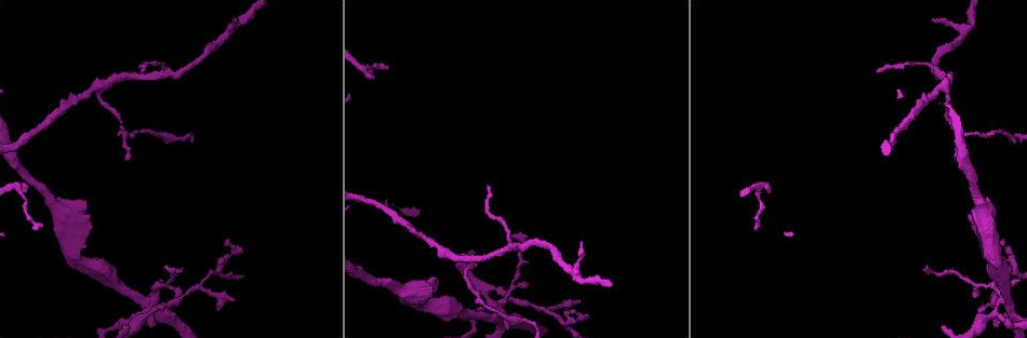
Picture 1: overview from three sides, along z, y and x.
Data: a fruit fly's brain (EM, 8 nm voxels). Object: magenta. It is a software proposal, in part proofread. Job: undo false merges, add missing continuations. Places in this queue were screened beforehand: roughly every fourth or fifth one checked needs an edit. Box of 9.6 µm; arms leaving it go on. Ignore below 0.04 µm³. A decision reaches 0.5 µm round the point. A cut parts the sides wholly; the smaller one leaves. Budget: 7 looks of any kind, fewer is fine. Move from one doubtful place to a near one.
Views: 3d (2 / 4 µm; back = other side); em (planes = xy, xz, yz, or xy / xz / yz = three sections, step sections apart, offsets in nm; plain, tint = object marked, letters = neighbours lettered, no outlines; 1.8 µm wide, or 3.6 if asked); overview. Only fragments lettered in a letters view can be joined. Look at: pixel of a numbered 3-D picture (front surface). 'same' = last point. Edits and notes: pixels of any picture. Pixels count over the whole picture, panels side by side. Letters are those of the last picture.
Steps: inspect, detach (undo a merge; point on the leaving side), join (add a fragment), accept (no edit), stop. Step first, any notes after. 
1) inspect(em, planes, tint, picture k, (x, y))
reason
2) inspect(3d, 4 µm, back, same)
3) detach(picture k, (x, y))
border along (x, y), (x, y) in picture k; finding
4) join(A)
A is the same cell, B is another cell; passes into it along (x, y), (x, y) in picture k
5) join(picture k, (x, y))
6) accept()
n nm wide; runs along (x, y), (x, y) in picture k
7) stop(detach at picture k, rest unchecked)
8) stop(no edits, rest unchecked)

inspect(em, planes, letters, picture 1, (571, 312))
tapers out

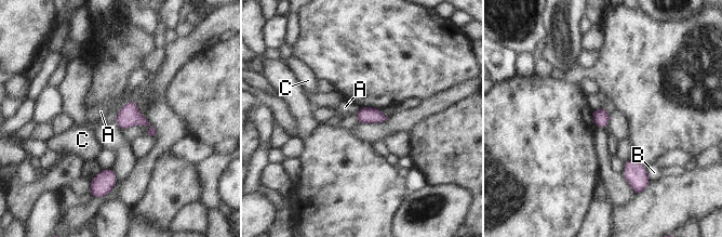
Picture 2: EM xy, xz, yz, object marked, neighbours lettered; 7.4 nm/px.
accept()
120 nm wide; A, B and C are other cells; border along (361, 107), (355, 114) in picture 2; no lettered fragment goes on from it

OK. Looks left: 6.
inspect(3d, 4 µm, picture 1, (124, 160))
branch stops here

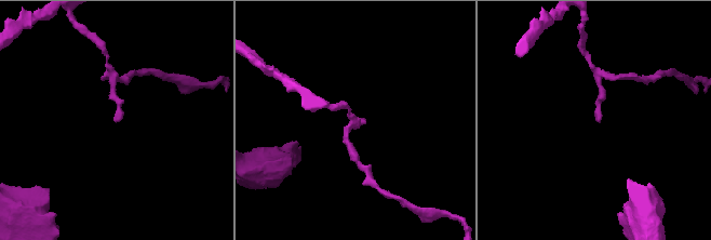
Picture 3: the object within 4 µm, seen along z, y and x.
inspect(em, planes, letters, picture 3, (117, 119))
shape alone is not enough

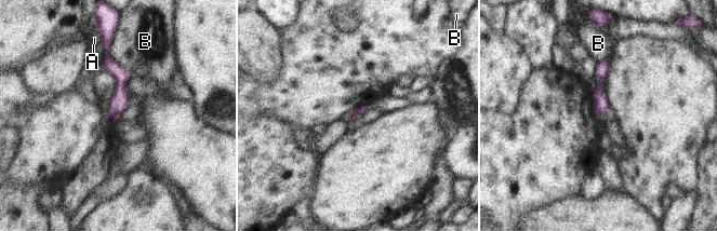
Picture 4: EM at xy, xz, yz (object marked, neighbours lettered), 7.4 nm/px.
accept()
70 nm wide; A and B are other cells; border along (113, 39), (110, 55), (133, 72) in picture 4; none of them fits

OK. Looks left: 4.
inspect(3d, 2 µm, picture 1, (581, 241))
an open end

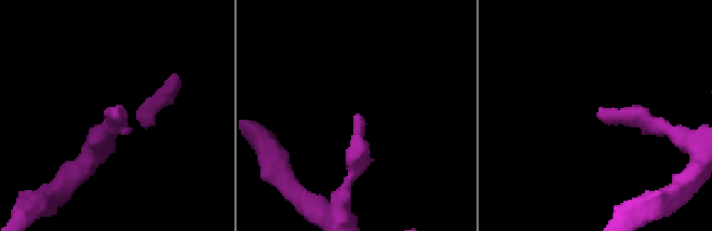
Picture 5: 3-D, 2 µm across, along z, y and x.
inspect(em, 3.6 µm, xy, step 16, letters, picture 5, (599, 110))

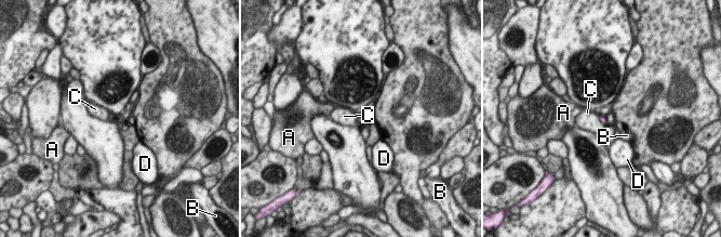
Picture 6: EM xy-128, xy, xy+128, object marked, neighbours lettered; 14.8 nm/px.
accept()
A, B, C and D are other cells; border along (600, 119), (605, 124) in picture 6; none of them fits

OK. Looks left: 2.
stop(no edits, rest unchecked)

